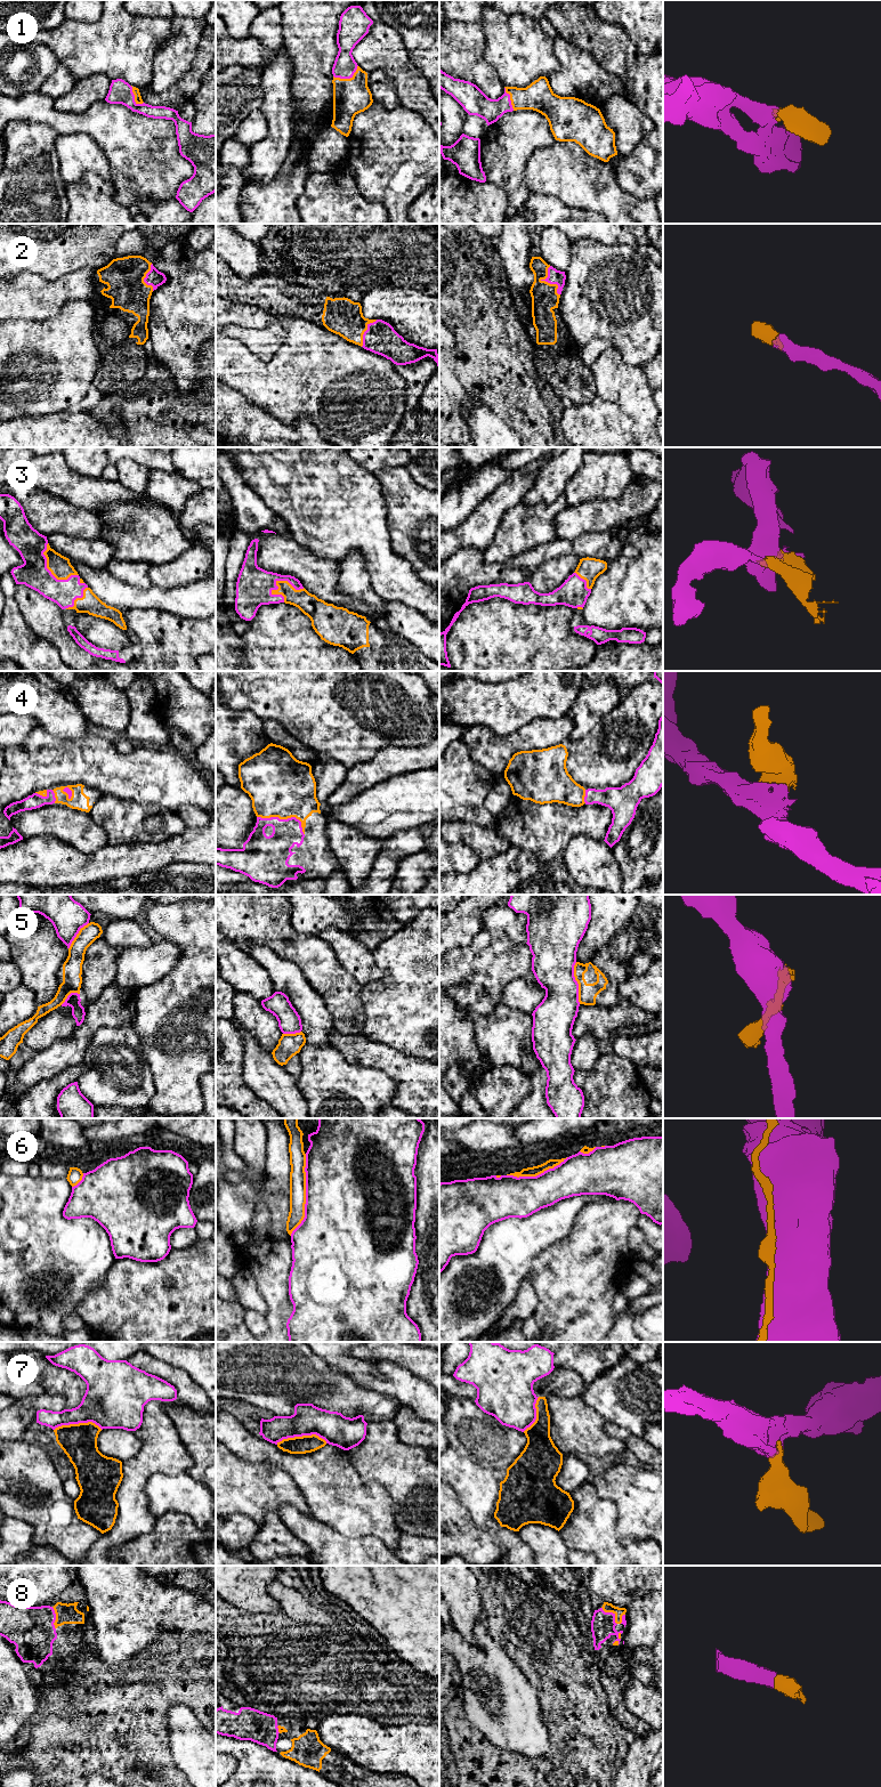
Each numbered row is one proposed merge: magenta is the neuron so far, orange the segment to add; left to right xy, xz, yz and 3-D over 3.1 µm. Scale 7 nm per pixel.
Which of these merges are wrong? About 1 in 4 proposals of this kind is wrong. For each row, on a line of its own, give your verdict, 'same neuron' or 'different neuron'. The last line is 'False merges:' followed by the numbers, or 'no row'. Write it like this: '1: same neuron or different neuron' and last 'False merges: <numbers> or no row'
1: same neuron
2: same neuron
3: same neuron
4: same neuron
5: different neuron
6: different neuron
7: different neuron
8: same neuron
False merges: 5, 6, 7

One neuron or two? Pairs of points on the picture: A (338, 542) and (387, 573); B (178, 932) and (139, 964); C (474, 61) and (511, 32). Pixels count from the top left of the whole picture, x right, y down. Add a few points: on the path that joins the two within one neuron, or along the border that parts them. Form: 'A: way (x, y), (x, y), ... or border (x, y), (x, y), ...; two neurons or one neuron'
A: way (352, 542), (361, 542), (378, 559); one neuron
B: border (163, 938), (180, 949), (174, 967); two neurons
C: border (482, 26), (485, 33), (485, 59), (499, 75); two neurons

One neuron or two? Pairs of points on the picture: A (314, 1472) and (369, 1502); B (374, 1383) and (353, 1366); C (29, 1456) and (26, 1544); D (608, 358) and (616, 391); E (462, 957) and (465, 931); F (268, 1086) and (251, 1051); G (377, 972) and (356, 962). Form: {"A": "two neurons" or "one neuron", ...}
{"A": "one neuron", "B": "two neurons", "C": "two neurons", "D": "one neuron", "E": "two neurons", "F": "one neuron", "G": "one neuron"}

